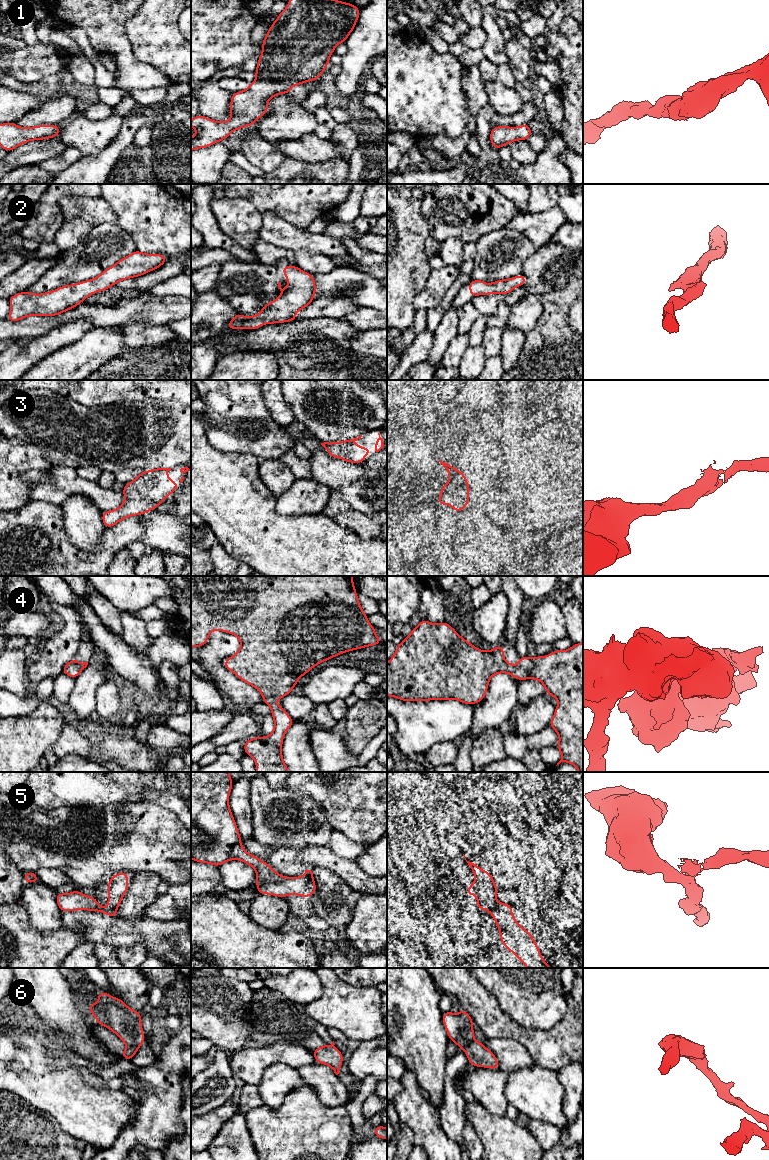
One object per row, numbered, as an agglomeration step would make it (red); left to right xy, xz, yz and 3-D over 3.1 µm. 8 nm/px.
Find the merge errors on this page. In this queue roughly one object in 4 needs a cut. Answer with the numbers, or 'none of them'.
5, 6

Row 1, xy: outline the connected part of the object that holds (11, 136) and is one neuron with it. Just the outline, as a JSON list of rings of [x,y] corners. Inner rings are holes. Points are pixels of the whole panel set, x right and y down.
[[[15,122],[2,123],[0,124],[0,146],[10,152],[28,141],[59,136],[60,130],[58,125],[39,125],[23,128],[17,126]]]

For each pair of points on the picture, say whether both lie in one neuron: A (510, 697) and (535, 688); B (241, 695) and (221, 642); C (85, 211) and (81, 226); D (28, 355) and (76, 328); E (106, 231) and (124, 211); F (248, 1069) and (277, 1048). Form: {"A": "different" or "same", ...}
{"A": "different", "B": "same", "C": "different", "D": "same", "E": "different", "F": "same"}

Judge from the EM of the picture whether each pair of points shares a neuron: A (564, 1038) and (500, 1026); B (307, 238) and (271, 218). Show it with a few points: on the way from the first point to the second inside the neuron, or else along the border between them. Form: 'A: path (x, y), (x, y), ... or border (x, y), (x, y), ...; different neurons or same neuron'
A: path (548, 1038), (531, 1038), (516, 1031); same neuron
B: path (298, 238), (291, 238), (280, 227); same neuron

